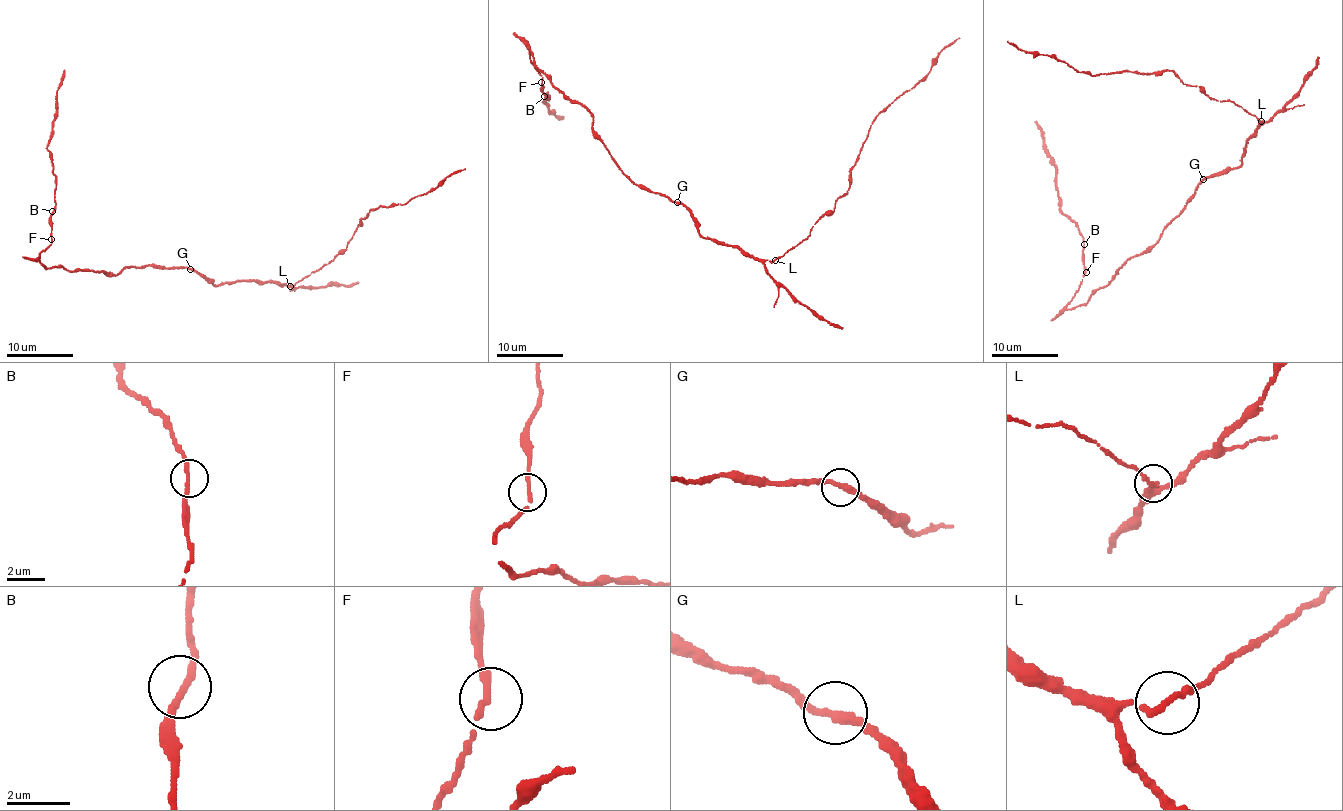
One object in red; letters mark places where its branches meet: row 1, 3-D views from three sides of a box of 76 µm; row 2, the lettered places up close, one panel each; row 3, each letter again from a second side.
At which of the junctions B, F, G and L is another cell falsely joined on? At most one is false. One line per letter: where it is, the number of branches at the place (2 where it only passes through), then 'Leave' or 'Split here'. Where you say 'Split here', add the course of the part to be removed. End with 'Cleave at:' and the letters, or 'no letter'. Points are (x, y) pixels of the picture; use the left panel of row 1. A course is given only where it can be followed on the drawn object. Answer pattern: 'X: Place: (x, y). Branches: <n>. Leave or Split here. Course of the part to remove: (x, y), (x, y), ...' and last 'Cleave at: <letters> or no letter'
B: Place: (52, 211). Branches: 2. Leave
F: Place: (51, 239). Branches: 2. Leave
G: Place: (190, 269). Branches: 2. Leave
L: Place: (290, 286). Branches: 2. Leave
Cleave at: no letter

